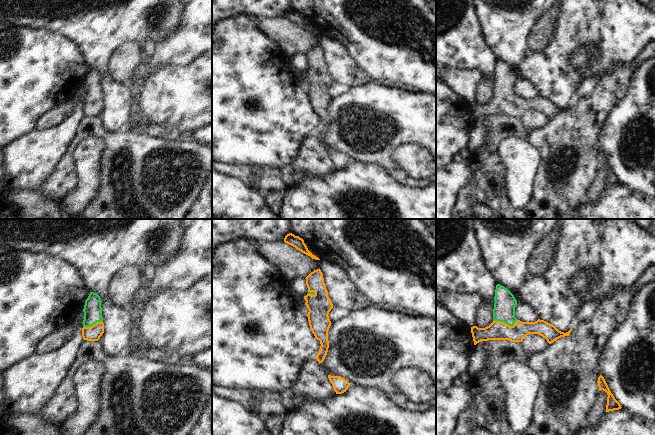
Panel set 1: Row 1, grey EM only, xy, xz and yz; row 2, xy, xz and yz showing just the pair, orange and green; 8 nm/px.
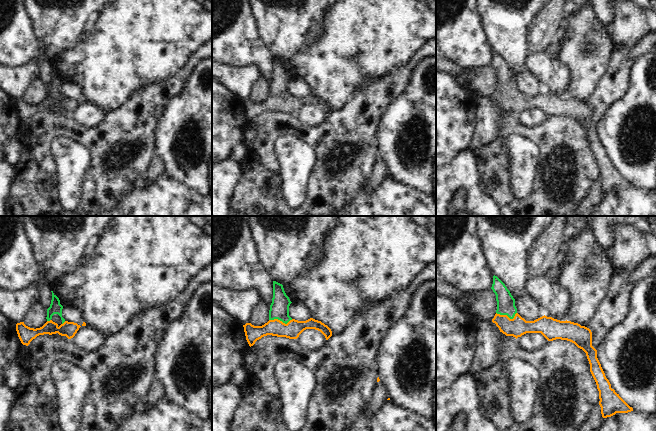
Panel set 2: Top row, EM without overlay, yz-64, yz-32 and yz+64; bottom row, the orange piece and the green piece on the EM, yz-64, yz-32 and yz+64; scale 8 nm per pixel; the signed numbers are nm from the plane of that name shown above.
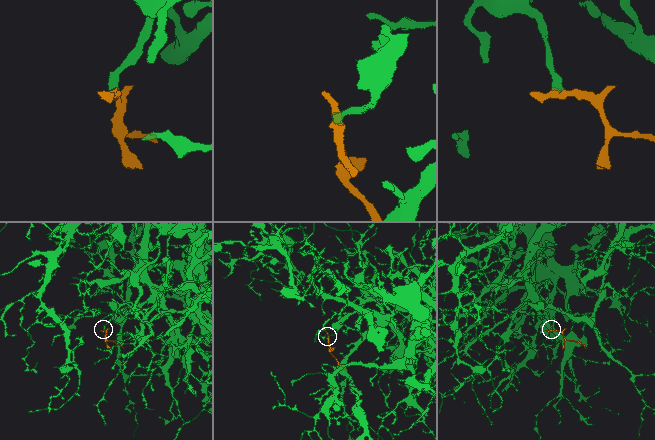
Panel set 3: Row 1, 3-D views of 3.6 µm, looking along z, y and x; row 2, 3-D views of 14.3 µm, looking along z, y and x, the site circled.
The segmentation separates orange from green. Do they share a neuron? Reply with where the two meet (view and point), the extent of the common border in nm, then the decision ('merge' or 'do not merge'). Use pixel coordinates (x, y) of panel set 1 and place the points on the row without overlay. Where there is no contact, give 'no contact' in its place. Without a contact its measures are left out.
yz (505, 99) | 200 nm | merge

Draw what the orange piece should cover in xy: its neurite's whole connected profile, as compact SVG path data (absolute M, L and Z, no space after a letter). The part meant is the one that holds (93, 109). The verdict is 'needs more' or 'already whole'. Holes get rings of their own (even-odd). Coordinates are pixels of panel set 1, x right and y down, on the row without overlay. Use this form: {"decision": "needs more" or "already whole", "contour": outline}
{"decision": "needs more", "contour": "M90 68L84 81L82 113L87 117L98 117L104 109L101 74L97 69Z"}

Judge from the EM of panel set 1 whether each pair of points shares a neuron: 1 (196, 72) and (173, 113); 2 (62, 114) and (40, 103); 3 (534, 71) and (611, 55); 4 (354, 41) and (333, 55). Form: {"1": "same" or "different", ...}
{"1": "same", "2": "different", "3": "same", "4": "different"}

